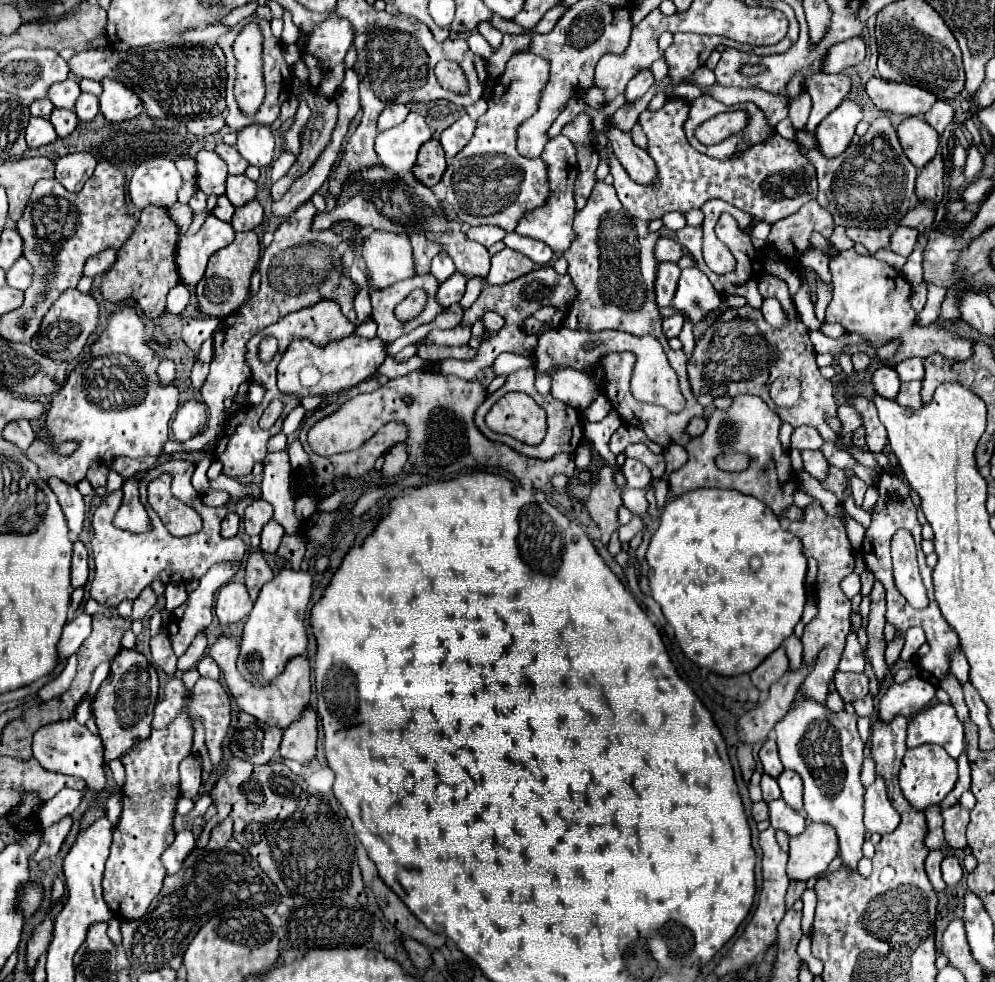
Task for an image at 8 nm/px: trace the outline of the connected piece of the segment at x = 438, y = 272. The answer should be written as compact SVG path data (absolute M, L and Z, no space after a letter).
M440 252L438 256L434 256L434 260L432 260L432 268L430 268L430 274L438 280L438 282L444 282L444 280L448 280L452 274L454 274L454 262L444 254L444 252Z

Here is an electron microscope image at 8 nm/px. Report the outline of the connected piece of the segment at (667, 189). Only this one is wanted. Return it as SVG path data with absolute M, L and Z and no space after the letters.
M670 98L660 108L660 112L650 112L646 108L640 114L642 132L648 138L646 152L650 154L650 158L658 168L656 180L648 186L632 181L608 146L598 150L598 156L610 164L610 174L614 176L614 188L626 212L644 222L650 222L662 218L666 212L672 210L688 212L696 206L702 206L706 200L720 198L752 214L752 218L756 220L774 224L776 220L798 212L806 202L816 198L818 182L814 166L810 164L810 160L806 160L806 156L802 156L800 146L796 142L790 142L774 132L770 140L754 144L754 148L746 152L738 152L734 160L714 160L694 150L686 140L684 122L688 112L690 106L686 104L686 100Z

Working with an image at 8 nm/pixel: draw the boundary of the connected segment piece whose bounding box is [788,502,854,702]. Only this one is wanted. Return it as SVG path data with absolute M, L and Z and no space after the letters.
M818 502L804 508L804 520L802 522L790 522L788 530L800 540L802 554L812 556L818 560L818 580L816 580L816 606L818 614L816 618L806 624L802 634L804 644L804 662L818 660L810 676L802 684L802 692L818 702L826 700L828 684L834 678L834 672L838 670L838 660L844 648L844 640L848 636L848 614L850 614L850 600L840 590L840 582L852 572L854 568L854 554L852 546L848 542L844 524L840 518L828 516Z

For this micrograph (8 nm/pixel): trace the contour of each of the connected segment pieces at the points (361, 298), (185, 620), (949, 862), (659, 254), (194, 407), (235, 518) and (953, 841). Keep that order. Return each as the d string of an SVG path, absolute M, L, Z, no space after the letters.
M362 288L354 300L354 310L356 310L356 316L358 316L358 322L366 322L370 320L370 296L368 296L368 290Z
M240 562L238 564L216 564L214 568L210 568L206 572L206 576L200 578L200 586L188 594L186 602L182 606L178 606L172 614L170 614L170 622L168 622L168 636L172 642L172 648L176 652L176 656L182 656L188 646L192 644L194 636L198 636L202 630L206 630L212 622L212 608L214 608L214 594L220 586L224 586L226 582L230 582L234 578L234 574L240 570Z
M946 856L942 860L942 878L948 886L956 886L964 876L964 868L956 856Z
M660 238L656 242L656 258L658 262L678 262L684 256L682 246L672 238Z
M188 400L184 402L178 412L176 418L172 422L172 432L176 436L178 442L186 442L190 438L194 438L196 434L202 432L204 424L206 424L206 406L202 402L196 400Z
M230 512L224 520L222 520L222 536L224 538L232 538L236 536L240 530L240 516L236 512Z
M954 804L946 810L942 810L944 816L944 834L946 842L954 850L962 850L968 846L966 842L966 826L968 826L968 810L960 804Z

